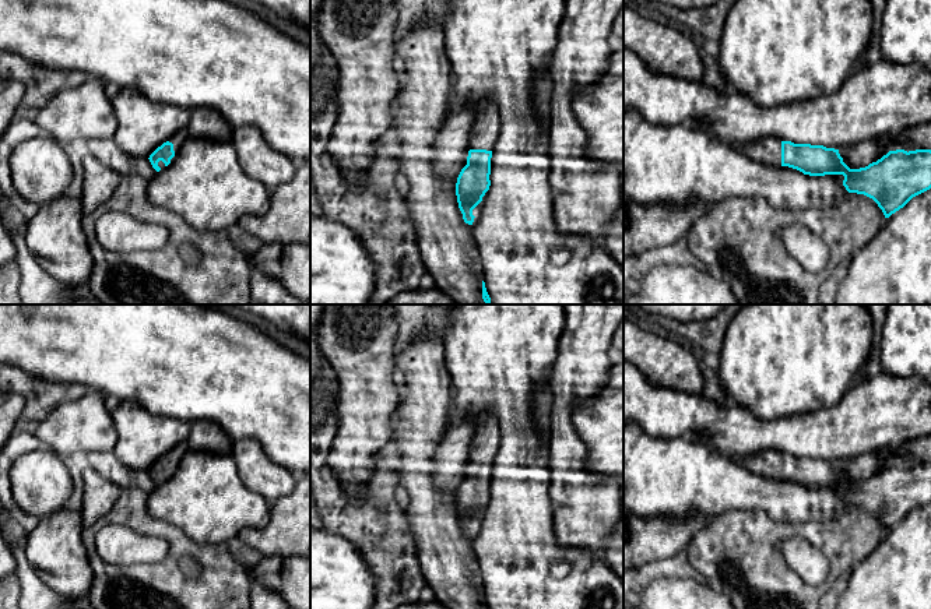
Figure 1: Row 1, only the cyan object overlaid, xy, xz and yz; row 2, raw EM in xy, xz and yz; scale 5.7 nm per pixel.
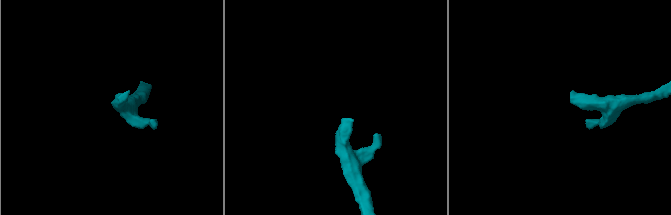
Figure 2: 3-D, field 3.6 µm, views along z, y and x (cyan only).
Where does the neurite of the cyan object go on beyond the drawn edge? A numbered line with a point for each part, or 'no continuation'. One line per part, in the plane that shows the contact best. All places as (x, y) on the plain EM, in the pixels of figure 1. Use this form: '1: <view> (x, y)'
1: yz (768, 463)

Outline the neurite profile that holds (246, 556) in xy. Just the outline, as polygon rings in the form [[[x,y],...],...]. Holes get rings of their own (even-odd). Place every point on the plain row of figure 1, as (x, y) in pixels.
[[[238,536],[232,538],[226,545],[235,560],[249,571],[264,557],[260,552],[243,543]]]

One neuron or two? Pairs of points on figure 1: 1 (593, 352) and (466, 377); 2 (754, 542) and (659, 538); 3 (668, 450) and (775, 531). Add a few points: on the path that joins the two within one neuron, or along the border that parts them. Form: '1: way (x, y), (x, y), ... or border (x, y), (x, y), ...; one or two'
1: border (562, 328), (548, 386); two
2: border (710, 520), (684, 549); two
3: border (715, 517), (730, 510), (763, 510), (777, 521); two

